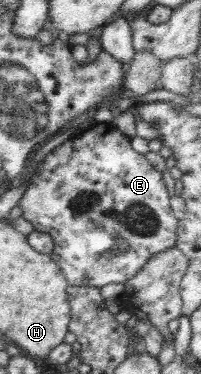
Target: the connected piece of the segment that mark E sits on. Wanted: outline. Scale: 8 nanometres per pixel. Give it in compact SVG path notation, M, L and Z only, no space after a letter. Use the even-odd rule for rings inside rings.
M95 122L84 132L65 140L64 143L48 153L46 157L37 164L37 171L31 176L27 184L28 188L24 196L22 196L22 199L19 200L18 206L22 208L22 216L28 220L28 222L31 222L36 230L49 234L52 237L54 246L53 251L51 252L51 257L62 269L62 272L70 286L92 286L94 288L102 288L102 286L106 286L106 284L124 285L127 280L130 280L135 274L138 274L138 271L151 256L175 247L179 219L174 216L173 210L170 208L170 194L168 194L167 187L164 185L164 181L162 180L162 172L156 170L154 166L147 161L145 155L134 151L130 142L131 138L122 134L119 130L116 130L111 123ZM104 228L110 228L110 236L112 240L122 239L127 248L121 250L119 254L112 254L110 250L104 250L104 252L100 252L100 254L94 254L94 252L90 252L88 248L84 248L82 236L88 236L88 234L84 234L84 232L88 232L88 230L104 230Z

